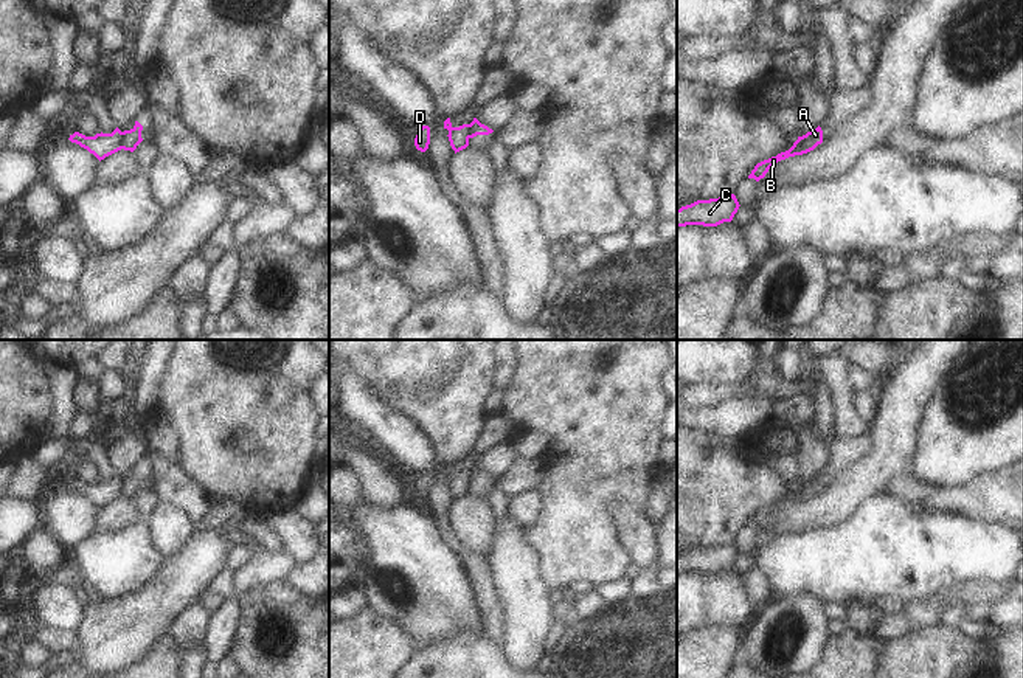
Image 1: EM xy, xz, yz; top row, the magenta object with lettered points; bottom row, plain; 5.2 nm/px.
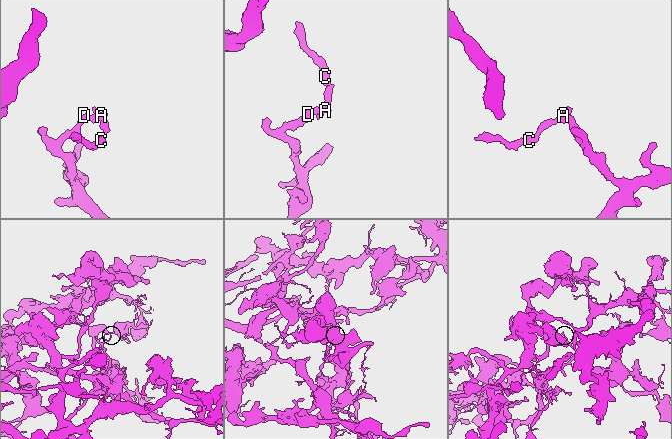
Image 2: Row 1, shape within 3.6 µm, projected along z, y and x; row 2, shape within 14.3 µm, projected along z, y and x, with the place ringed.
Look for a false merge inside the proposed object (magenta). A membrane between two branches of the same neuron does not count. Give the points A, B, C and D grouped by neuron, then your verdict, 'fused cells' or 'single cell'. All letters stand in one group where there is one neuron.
A B C / D; fused cells

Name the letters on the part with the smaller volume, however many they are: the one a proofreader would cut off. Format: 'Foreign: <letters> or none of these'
Foreign: A, B, C

